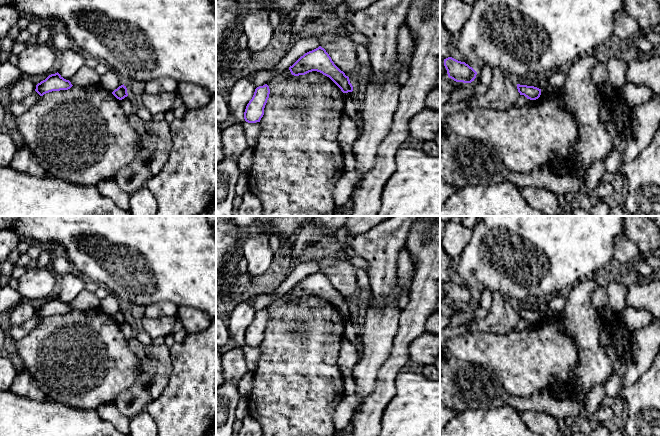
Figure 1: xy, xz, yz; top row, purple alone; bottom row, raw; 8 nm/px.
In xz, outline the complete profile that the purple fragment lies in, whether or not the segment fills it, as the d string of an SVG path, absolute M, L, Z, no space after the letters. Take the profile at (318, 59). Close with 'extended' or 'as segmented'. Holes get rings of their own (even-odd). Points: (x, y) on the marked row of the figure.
M321 46L301 56L289 67L289 70L294 76L317 71L329 77L343 93L353 91L349 77L334 64L329 54Z; as segmented

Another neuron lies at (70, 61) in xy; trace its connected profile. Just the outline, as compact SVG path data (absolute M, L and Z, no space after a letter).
M76 48L66 50L60 54L58 73L69 80L84 65L86 55Z

